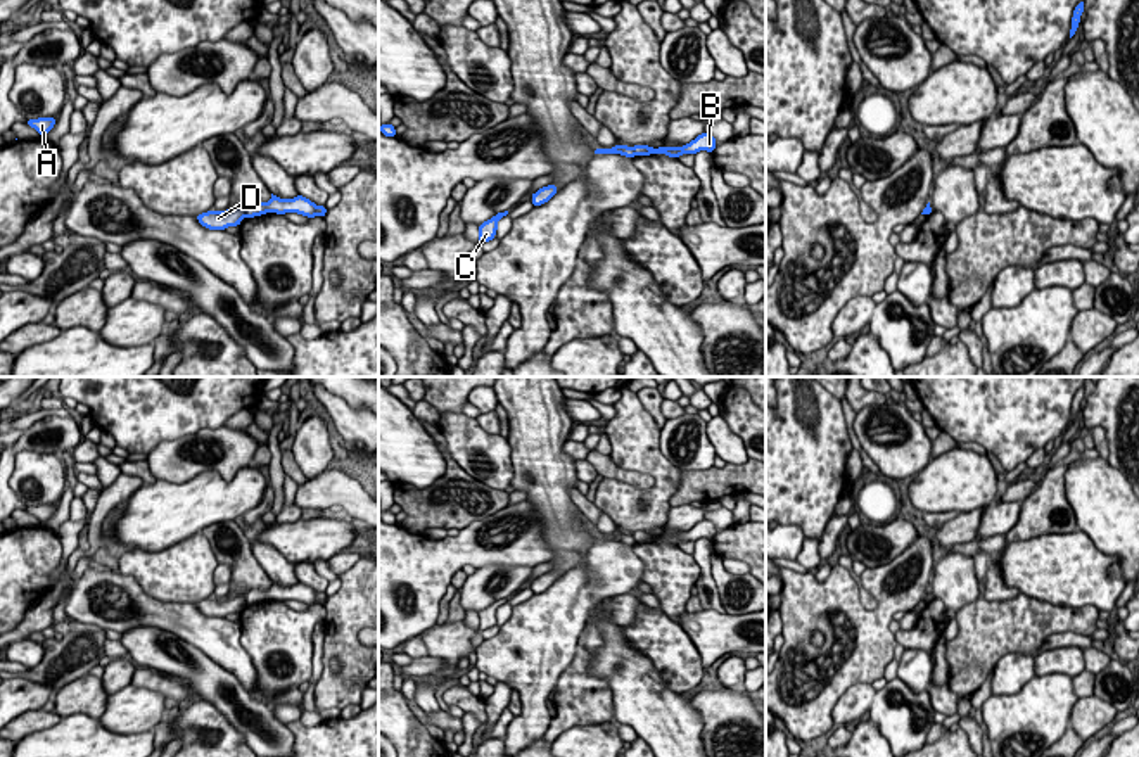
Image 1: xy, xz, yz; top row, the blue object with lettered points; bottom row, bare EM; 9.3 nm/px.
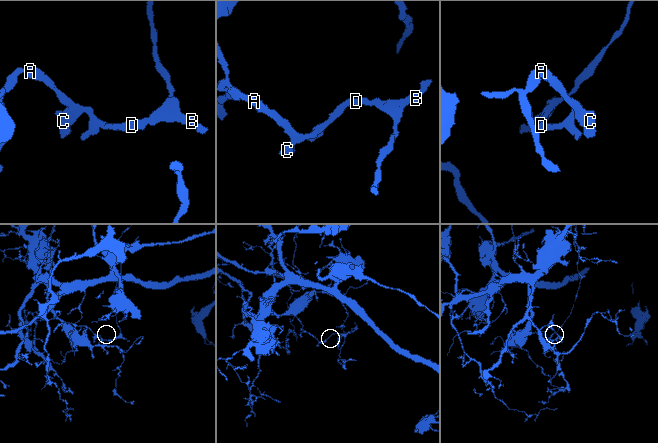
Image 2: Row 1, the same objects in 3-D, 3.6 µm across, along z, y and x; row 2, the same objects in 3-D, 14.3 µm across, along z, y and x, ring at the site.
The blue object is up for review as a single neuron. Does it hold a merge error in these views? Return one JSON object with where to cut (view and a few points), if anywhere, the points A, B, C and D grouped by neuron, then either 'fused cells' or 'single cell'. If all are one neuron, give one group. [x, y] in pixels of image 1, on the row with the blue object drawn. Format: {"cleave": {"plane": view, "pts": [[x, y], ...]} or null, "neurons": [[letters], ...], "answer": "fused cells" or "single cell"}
{"cleave": {"plane": "xy", "pts": [[244, 208], [248, 215]]}, "neurons": [["A", "C", "D"], ["B"]], "answer": "fused cells"}

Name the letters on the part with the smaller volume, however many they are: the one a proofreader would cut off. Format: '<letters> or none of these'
B

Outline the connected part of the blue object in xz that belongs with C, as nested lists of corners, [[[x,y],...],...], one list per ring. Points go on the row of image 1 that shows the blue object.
[[[508,211],[494,214],[491,219],[479,225],[479,244],[496,239],[498,221],[506,216]]]

